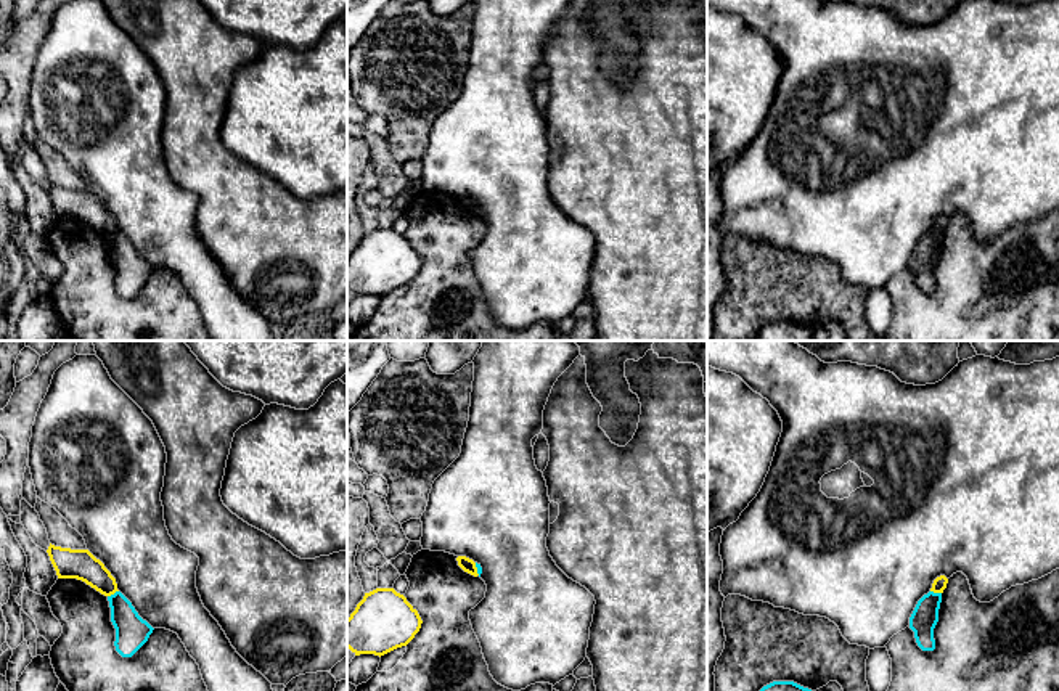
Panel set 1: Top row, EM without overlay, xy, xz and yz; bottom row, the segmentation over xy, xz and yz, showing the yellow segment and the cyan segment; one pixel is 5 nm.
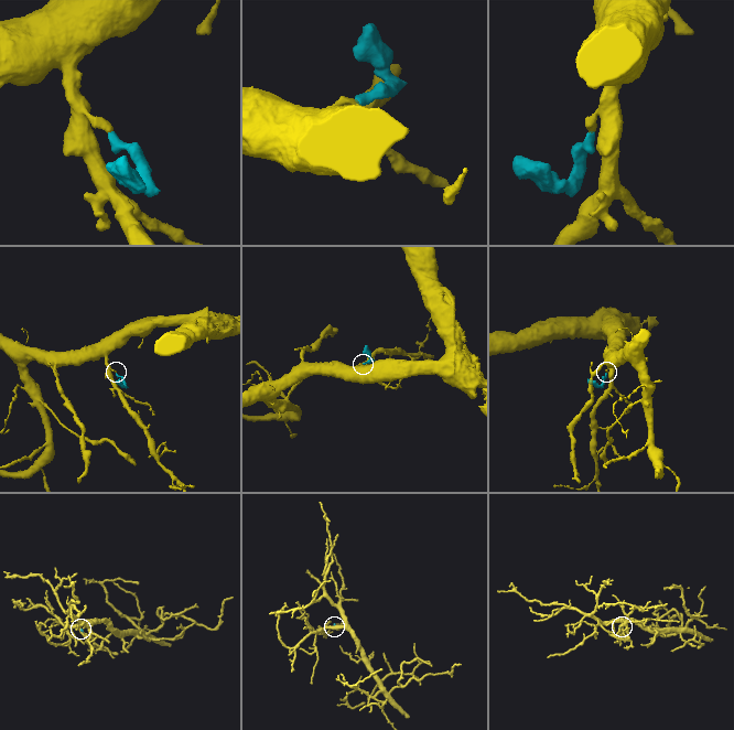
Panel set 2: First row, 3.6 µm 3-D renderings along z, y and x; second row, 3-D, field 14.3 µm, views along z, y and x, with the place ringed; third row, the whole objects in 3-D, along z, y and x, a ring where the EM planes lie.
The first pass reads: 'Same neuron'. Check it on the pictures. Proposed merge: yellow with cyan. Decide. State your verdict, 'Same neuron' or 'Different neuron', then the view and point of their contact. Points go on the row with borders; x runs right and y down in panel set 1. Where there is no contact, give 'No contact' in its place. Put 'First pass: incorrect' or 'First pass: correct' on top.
First pass: incorrect
Different neuron. Touches yellow at xy (113, 593)

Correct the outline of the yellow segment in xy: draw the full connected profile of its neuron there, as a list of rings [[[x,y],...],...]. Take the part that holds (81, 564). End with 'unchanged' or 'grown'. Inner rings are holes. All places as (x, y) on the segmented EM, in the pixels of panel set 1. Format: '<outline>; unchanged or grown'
[[[50,543],[47,553],[58,579],[82,580],[104,596],[119,591],[116,579],[88,550],[71,550]]]; unchanged

